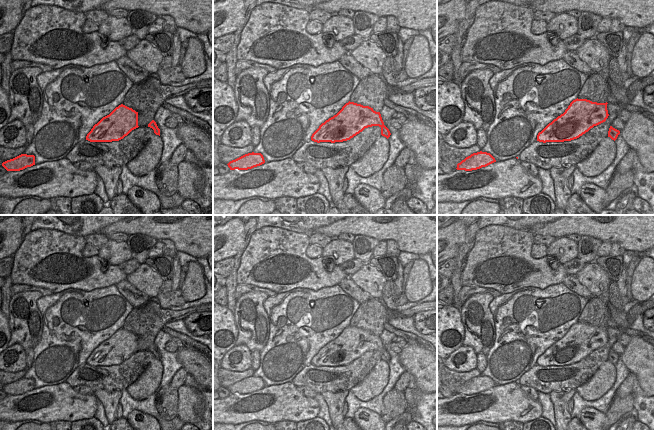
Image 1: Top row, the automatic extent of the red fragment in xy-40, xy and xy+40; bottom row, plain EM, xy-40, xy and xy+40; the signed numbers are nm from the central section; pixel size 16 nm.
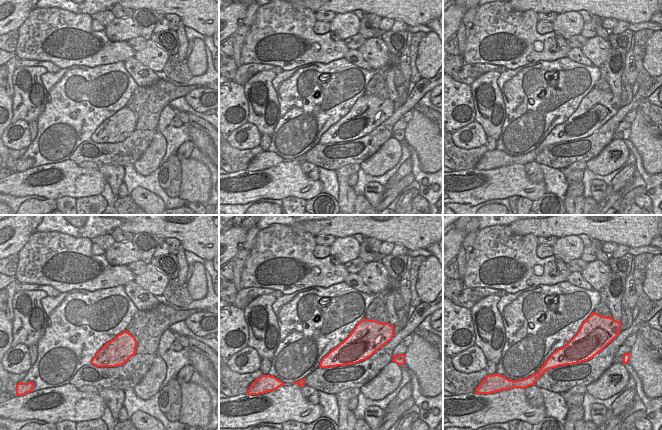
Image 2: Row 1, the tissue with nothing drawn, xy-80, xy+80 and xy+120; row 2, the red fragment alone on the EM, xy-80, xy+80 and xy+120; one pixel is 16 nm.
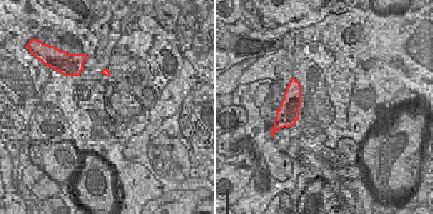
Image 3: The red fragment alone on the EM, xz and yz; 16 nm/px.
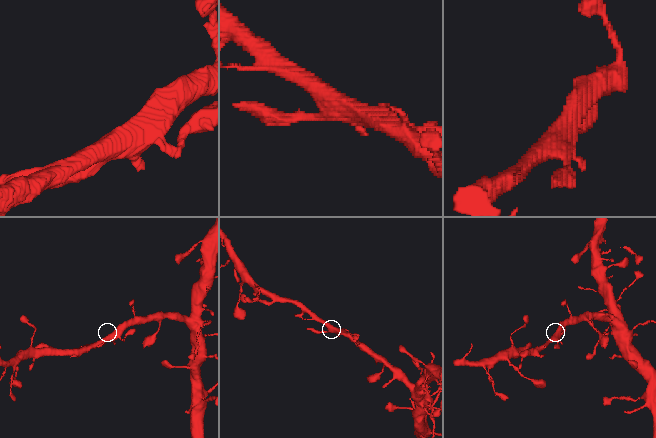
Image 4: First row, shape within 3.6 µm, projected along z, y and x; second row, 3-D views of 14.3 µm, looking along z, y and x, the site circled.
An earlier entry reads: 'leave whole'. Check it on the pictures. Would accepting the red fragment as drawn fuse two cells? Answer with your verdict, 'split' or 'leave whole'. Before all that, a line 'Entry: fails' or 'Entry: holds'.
Entry: holds
leave whole

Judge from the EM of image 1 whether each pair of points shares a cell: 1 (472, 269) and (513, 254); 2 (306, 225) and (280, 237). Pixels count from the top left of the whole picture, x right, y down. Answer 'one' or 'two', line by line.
1: one
2: two

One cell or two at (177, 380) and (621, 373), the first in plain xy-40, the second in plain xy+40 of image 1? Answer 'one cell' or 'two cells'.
two cells

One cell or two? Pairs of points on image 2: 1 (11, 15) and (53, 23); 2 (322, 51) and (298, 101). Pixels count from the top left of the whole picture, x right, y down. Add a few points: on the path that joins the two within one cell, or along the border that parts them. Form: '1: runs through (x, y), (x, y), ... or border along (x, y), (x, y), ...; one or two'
1: border along (32, 10), (17, 29); two
2: border along (339, 58), (327, 63), (305, 63), (293, 69); two

